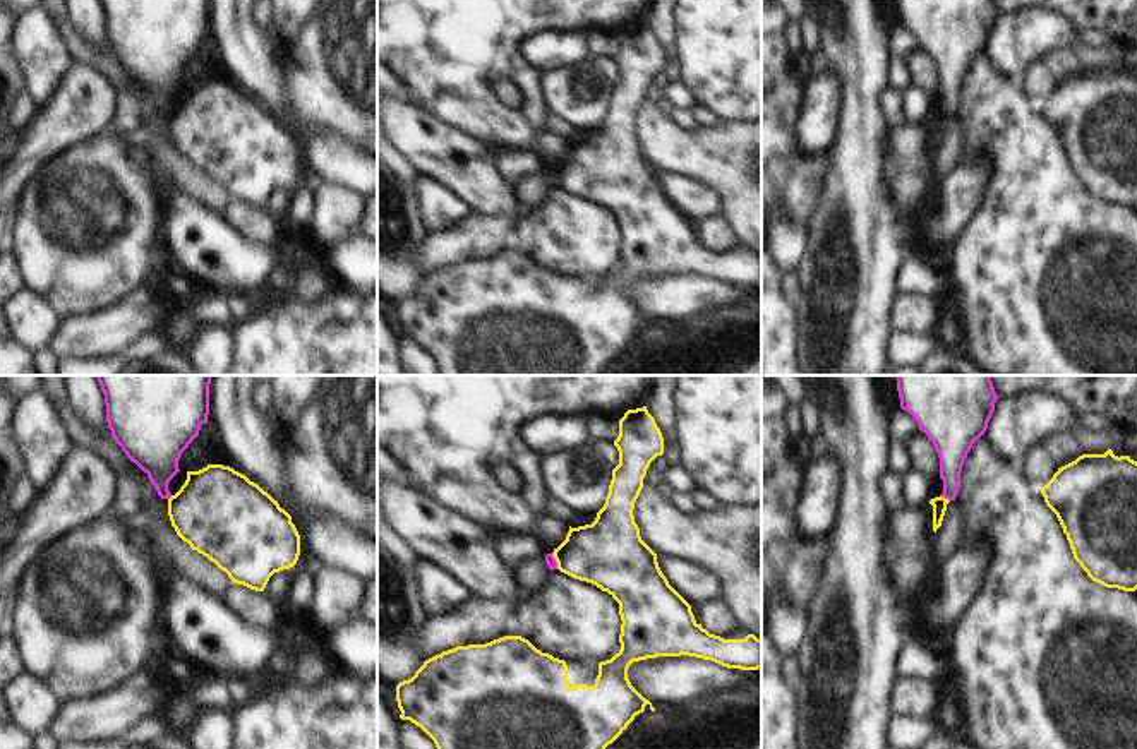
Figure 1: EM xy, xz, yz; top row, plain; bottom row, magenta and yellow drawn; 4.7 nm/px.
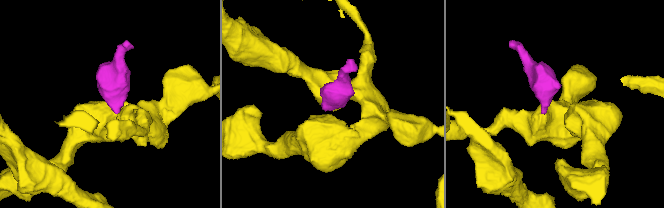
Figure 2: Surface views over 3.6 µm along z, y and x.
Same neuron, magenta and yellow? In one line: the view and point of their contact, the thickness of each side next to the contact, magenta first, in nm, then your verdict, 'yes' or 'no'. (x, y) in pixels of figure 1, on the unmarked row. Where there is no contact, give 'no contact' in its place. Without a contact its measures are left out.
contact yz (945, 113); calibres 160 and 70 nm; no

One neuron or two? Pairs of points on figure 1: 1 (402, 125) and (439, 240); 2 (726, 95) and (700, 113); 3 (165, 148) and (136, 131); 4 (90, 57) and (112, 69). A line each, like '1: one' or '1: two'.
1: two
2: two
3: two
4: one

